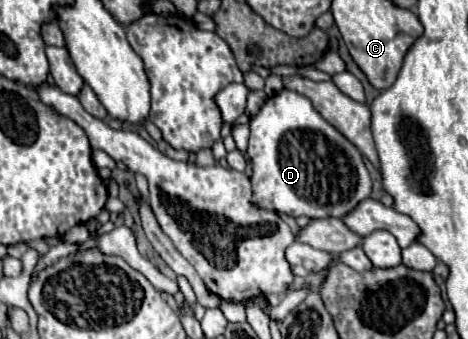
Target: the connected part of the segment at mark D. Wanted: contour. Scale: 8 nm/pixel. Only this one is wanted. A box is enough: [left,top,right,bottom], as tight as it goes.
[249,89,371,217]

